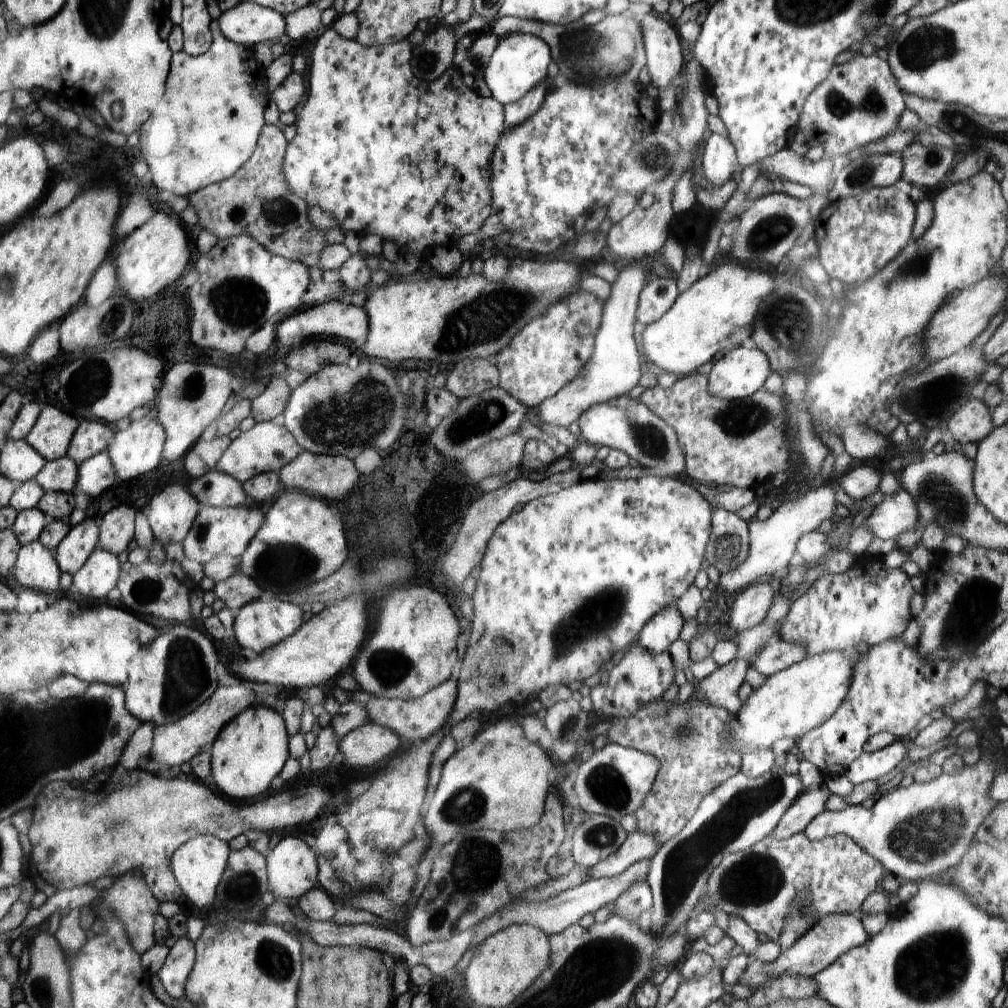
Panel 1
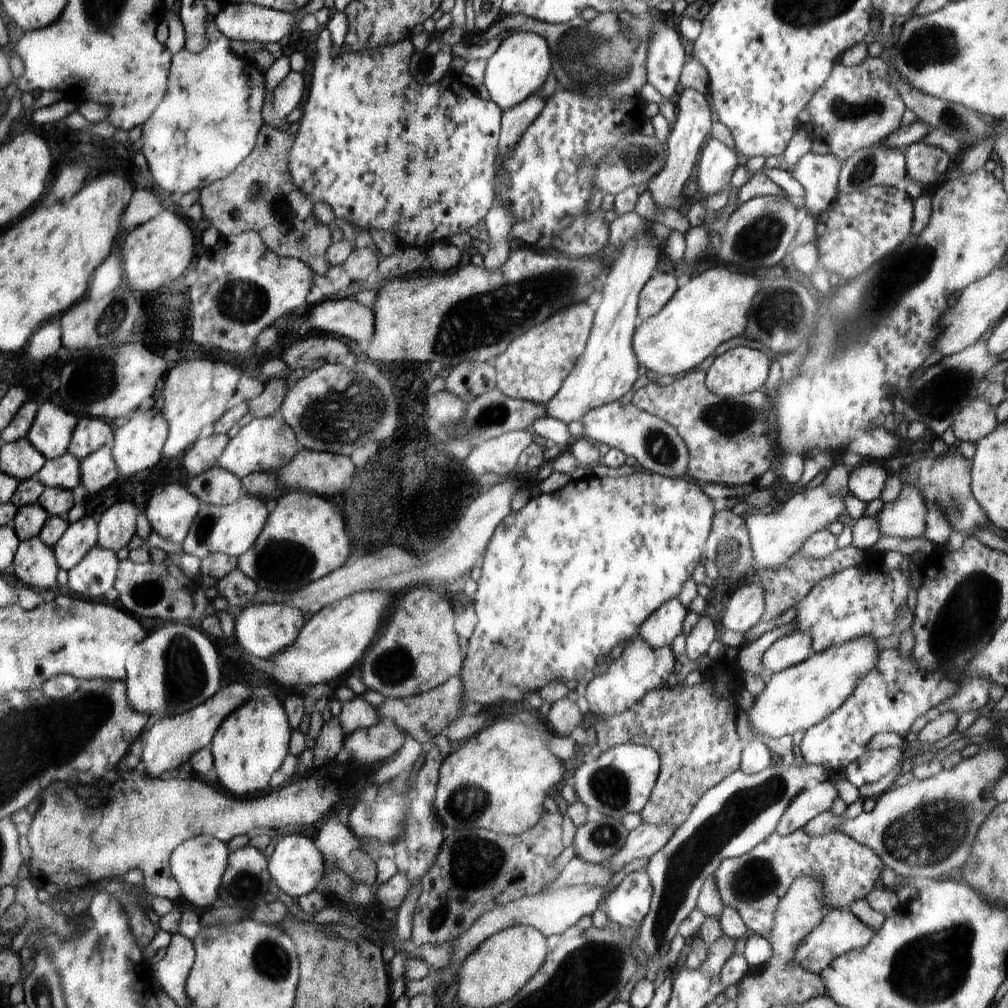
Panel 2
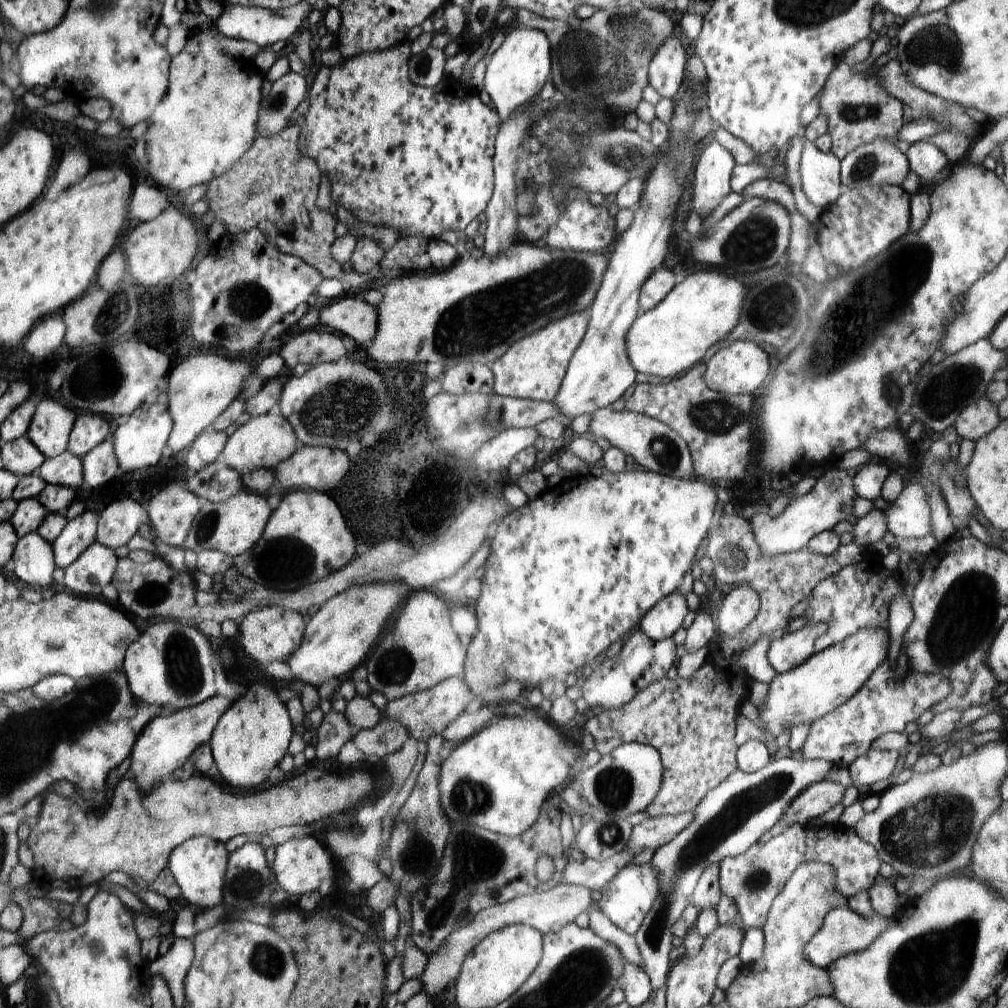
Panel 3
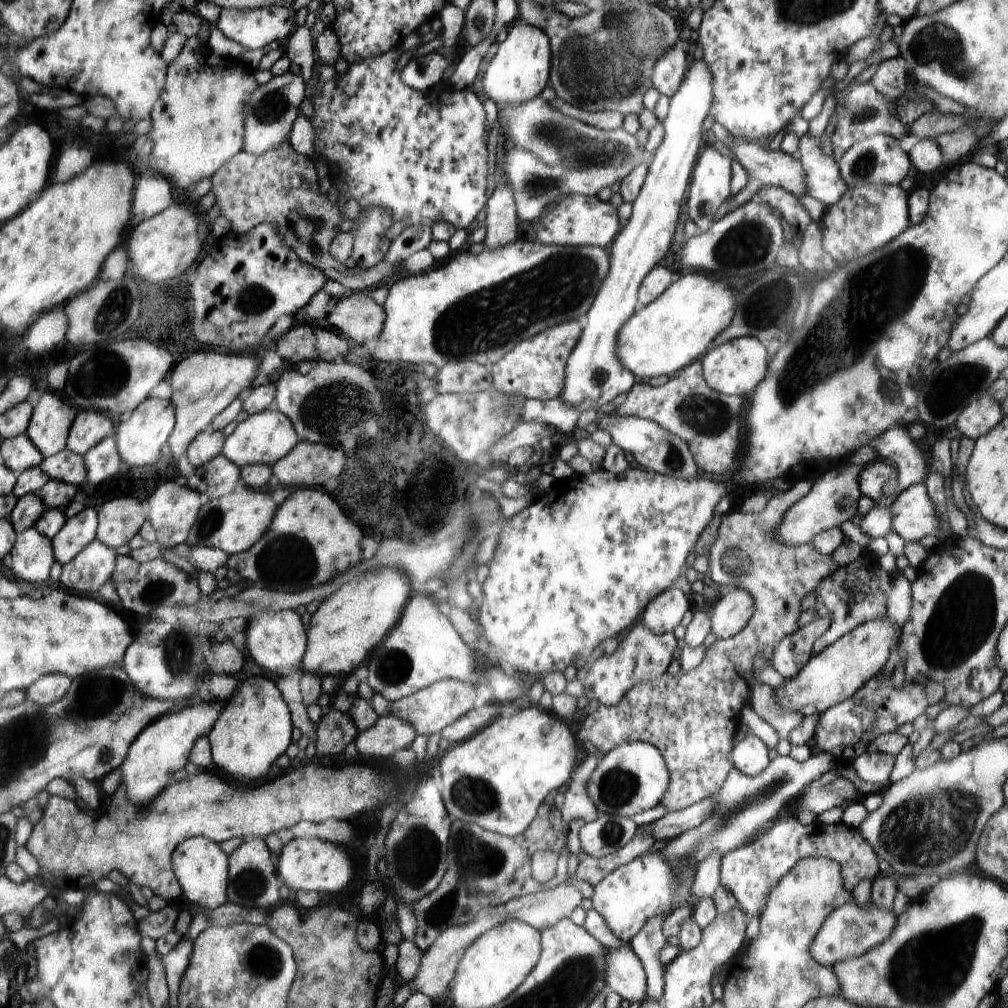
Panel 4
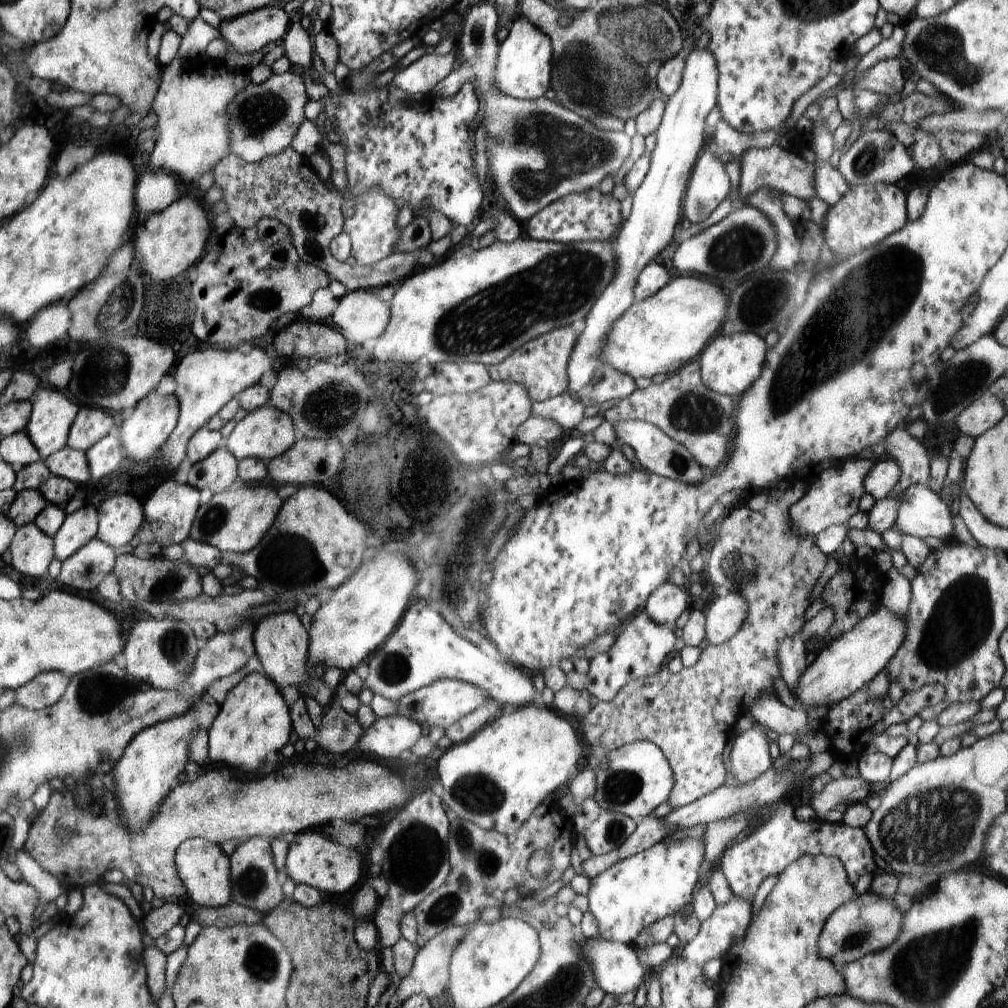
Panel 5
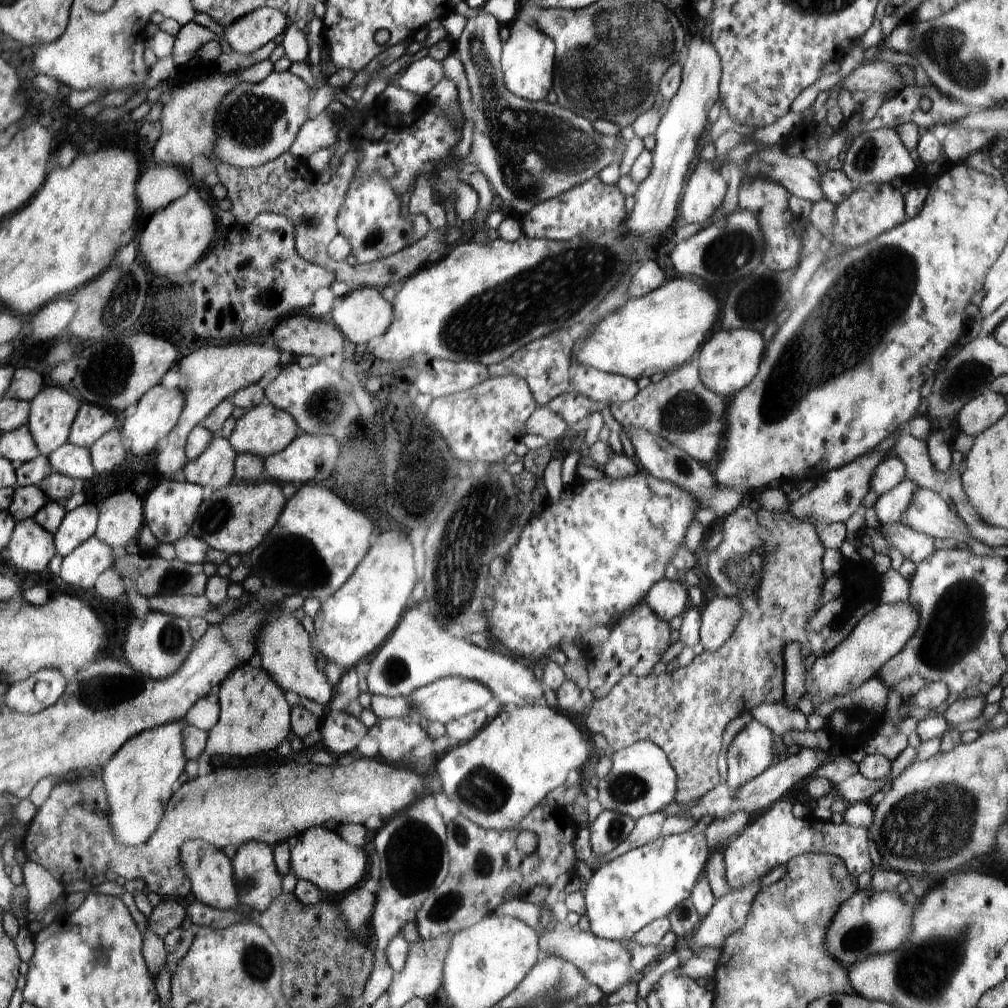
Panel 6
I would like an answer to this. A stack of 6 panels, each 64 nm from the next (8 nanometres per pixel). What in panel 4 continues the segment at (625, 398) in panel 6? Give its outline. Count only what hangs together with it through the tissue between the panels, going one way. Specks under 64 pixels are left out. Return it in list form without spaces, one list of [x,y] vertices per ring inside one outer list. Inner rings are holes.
[[[704,59],[693,61],[676,94],[670,99],[670,108],[661,122],[663,137],[648,163],[648,174],[642,183],[638,198],[632,202],[632,215],[620,234],[613,240],[610,250],[610,268],[601,290],[587,313],[586,326],[580,342],[573,348],[565,370],[564,386],[560,398],[578,408],[578,412],[598,412],[620,394],[629,393],[634,386],[634,374],[618,360],[618,332],[638,309],[638,286],[660,262],[672,244],[678,224],[680,206],[686,186],[697,162],[702,136],[702,122],[710,114],[713,104],[713,80]]]

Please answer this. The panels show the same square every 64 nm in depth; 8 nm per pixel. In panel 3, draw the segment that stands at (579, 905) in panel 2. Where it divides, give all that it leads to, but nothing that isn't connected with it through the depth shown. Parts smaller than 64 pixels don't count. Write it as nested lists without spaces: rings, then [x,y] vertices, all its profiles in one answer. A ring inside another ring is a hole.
[[[560,883],[546,890],[546,892],[535,892],[534,894],[522,895],[512,899],[511,901],[490,906],[480,910],[474,920],[464,928],[453,930],[444,938],[442,946],[429,955],[428,964],[424,968],[424,974],[421,976],[422,988],[430,995],[442,992],[444,987],[450,982],[454,981],[460,974],[462,962],[468,953],[489,934],[510,926],[510,924],[523,924],[538,929],[542,935],[549,932],[560,932],[564,926],[568,926],[574,922],[582,912],[589,913],[591,905],[595,903],[591,895],[592,890],[586,887]]]

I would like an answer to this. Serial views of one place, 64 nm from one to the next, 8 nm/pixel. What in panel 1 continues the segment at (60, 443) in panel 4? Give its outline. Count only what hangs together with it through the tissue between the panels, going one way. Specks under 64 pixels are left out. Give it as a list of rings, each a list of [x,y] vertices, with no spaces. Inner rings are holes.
[[[46,406],[38,424],[27,438],[47,461],[55,461],[69,455],[71,444],[81,427],[81,419],[68,415],[57,406]]]

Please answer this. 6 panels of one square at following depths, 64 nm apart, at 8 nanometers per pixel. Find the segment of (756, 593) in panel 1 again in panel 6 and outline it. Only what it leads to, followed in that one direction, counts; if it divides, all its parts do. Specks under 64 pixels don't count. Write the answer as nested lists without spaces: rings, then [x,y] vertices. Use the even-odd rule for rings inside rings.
[[[719,594],[701,606],[701,616],[700,642],[706,650],[718,650],[742,620],[741,601]]]

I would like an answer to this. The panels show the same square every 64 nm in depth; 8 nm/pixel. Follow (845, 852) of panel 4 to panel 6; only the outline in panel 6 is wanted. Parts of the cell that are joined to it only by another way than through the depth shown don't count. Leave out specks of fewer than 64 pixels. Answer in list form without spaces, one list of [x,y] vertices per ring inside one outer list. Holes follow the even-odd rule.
[[[782,800],[772,804],[768,810],[753,817],[741,834],[737,835],[736,840],[732,840],[728,843],[726,849],[723,849],[724,864],[726,867],[725,875],[732,889],[740,890],[740,888],[746,888],[752,882],[760,882],[773,868],[786,865],[790,859],[802,853],[824,853],[842,857],[846,868],[855,877],[858,877],[858,874],[862,874],[864,868],[872,870],[872,862],[870,862],[870,856],[868,856],[869,834],[867,833],[867,829],[850,826],[847,822],[836,826],[832,821],[821,821],[814,816],[798,819],[792,815],[792,806],[793,804],[789,801]]]

